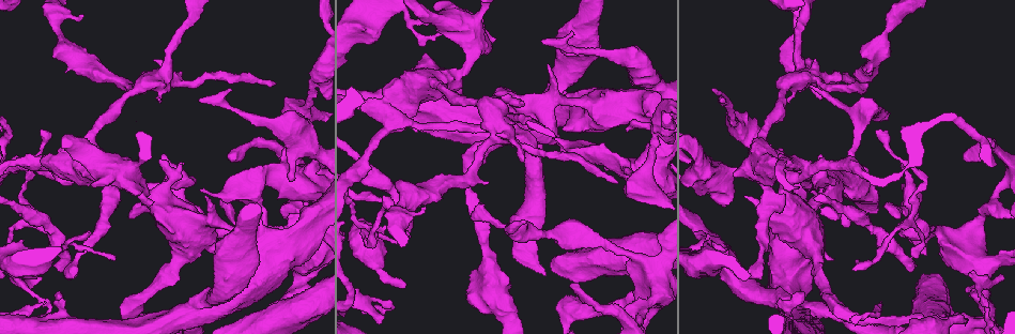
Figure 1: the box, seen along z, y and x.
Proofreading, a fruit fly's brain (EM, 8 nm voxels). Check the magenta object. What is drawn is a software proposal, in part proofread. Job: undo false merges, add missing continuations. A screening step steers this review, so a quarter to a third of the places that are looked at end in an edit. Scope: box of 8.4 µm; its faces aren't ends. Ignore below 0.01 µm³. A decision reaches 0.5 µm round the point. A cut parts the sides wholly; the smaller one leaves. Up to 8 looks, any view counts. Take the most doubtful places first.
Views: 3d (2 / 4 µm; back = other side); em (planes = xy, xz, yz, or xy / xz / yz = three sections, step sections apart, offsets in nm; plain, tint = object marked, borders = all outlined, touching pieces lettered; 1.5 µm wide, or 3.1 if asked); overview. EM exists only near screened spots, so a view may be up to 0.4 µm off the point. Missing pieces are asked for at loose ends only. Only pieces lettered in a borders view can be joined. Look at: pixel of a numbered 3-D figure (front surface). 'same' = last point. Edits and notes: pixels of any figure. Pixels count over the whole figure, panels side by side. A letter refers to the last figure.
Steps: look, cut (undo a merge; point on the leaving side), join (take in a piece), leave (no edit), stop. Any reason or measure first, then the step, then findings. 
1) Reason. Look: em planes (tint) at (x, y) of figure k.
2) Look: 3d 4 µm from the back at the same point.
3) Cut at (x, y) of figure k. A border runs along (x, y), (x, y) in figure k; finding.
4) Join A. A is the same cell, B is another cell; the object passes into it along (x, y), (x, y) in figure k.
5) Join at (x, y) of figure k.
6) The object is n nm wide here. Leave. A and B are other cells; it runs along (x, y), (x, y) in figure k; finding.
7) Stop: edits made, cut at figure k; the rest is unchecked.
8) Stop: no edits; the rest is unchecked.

An open end. Look: em yz step 8 (borders) at (494, 38) of figure 1.

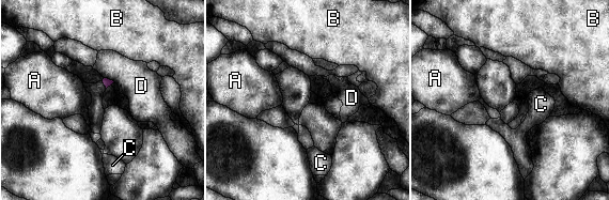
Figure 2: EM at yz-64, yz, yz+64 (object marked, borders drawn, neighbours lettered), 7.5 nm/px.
Cut it another way. Look: em planes (borders) at the same point.

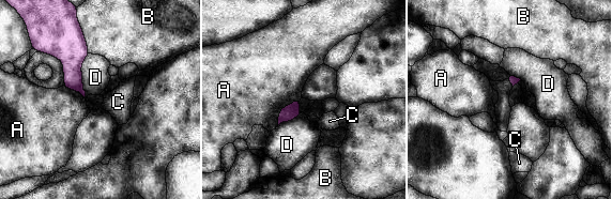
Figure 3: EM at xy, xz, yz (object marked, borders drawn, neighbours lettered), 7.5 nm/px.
The longest contact is with D, 340 nm. Leave. A, B, C and D are other cells; no lettered piece goes on from it.

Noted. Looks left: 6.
Branch stops here. Look: 3d 2 µm at (58, 294) of figure 1.

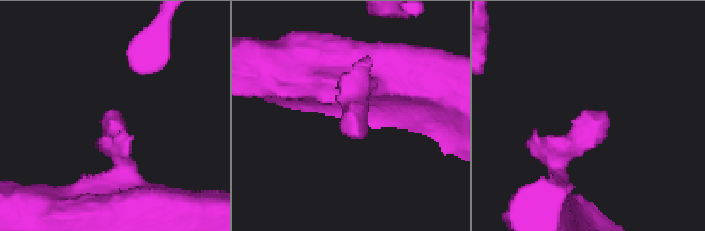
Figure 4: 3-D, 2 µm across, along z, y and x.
Look: em planes (plain) at (607, 114) of figure 4.

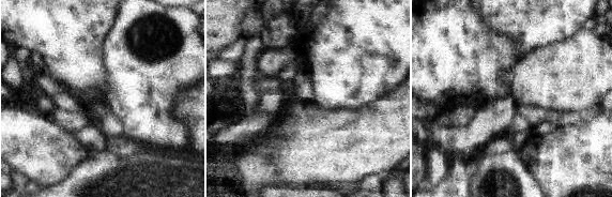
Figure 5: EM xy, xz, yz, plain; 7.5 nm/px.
Look: em planes (borders) at the same point.

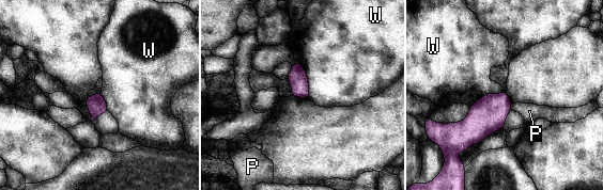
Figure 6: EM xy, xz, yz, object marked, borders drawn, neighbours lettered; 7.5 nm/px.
Leave. P and W are other cells; a border runs along (295, 61), (306, 73), (309, 97) in figure 6; none of them fits.

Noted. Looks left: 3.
Free end. Look: em xy step 4 (plain) at (880, 303) of figure 1.

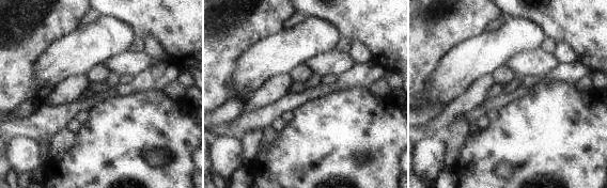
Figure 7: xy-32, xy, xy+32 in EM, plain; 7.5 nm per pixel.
Look: em xy step 4 (borders) at the same point.

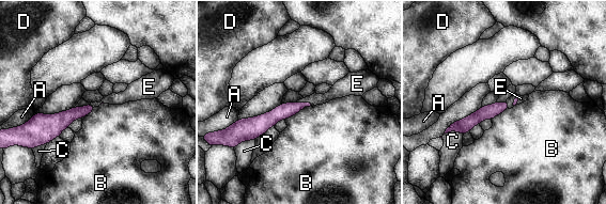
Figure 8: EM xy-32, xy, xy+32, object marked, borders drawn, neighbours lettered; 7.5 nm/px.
The object is 80 nm wide here. Join E. E is the same cell, A, B, C and D are other cells; the object passes into it along (283, 111), (305, 103), (336, 92) in figure 8; the cell continues.

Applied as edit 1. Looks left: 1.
Stop: edits made, join at figure 8; the rest is unchecked.

